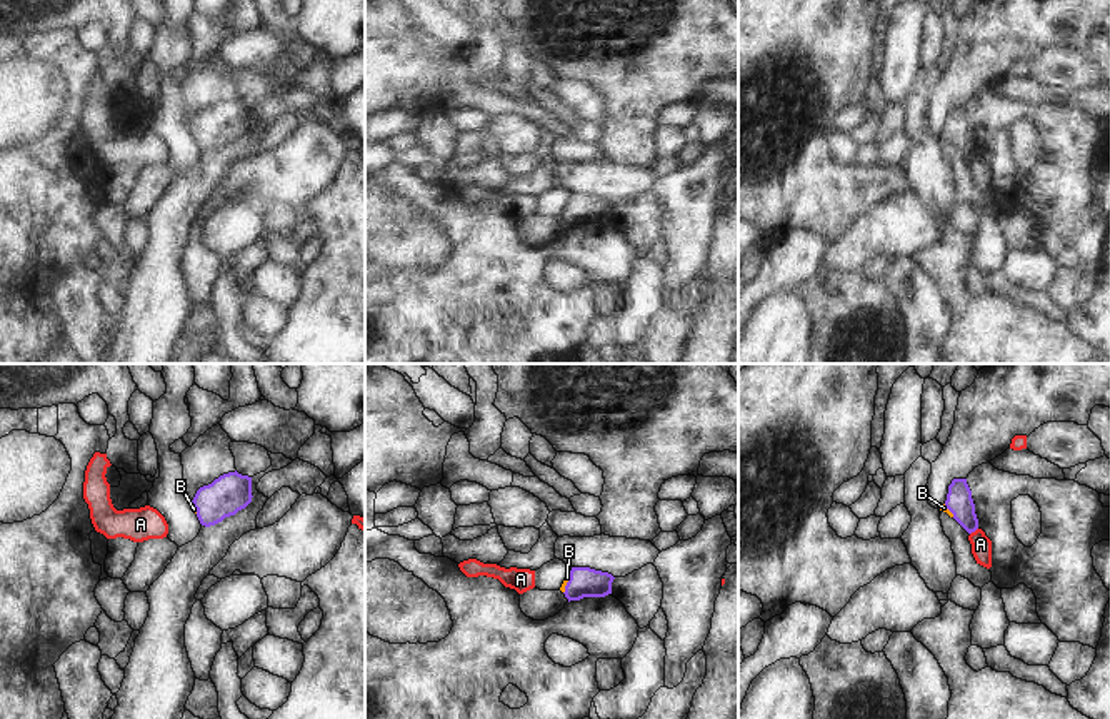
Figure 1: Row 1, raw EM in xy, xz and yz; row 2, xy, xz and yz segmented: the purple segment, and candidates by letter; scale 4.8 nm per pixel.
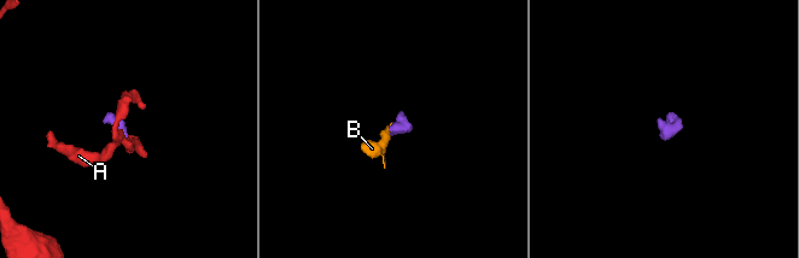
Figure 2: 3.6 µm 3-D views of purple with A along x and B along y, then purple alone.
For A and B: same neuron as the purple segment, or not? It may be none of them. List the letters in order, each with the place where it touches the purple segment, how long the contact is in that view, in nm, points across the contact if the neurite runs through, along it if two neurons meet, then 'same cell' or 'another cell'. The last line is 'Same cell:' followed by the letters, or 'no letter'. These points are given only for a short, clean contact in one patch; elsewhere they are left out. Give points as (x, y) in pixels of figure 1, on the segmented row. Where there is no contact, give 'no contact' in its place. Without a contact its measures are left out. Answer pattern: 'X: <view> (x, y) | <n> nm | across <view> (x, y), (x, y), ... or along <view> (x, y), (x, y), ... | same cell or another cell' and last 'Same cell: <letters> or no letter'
A: yz (974, 531) | 50 nm | along yz (977, 527), (970, 534) | another cell
B: xz (567, 584) | 100 nm | across xz (584, 583), (567, 584), (567, 578) | same cell
Same cell: B

